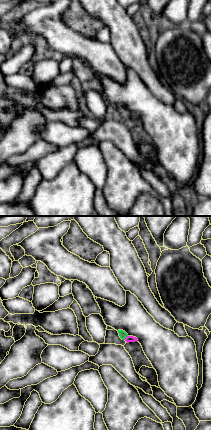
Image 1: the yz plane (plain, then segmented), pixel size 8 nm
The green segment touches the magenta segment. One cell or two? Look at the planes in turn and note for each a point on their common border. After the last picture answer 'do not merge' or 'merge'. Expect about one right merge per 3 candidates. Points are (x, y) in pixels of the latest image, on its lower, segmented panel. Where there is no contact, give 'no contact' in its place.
contact (126, 336)

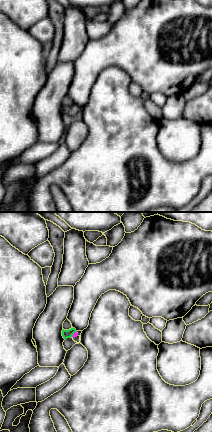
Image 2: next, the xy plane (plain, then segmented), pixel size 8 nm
contact (73, 333)

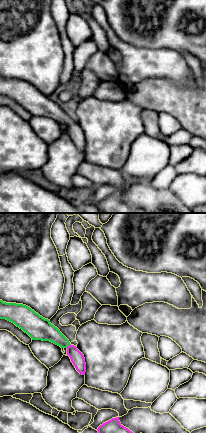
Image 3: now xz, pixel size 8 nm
contact (68, 345)

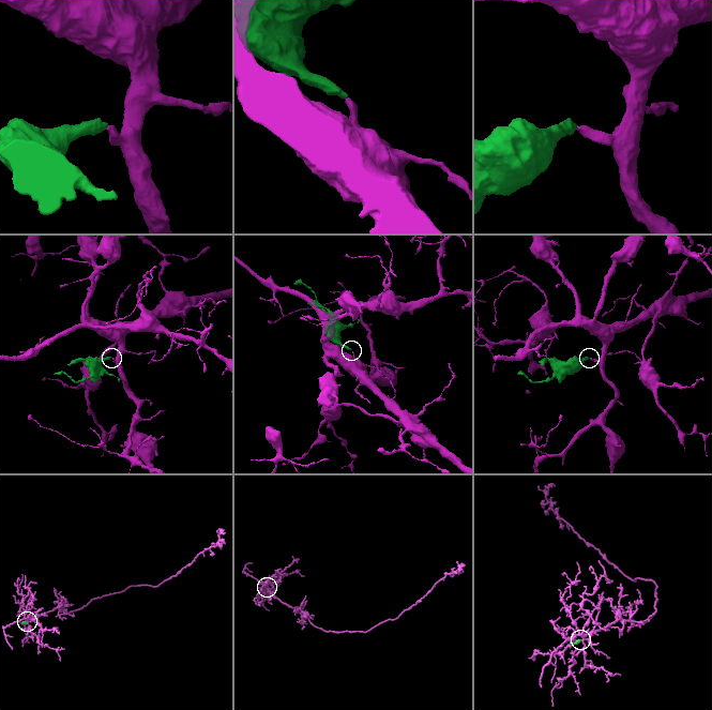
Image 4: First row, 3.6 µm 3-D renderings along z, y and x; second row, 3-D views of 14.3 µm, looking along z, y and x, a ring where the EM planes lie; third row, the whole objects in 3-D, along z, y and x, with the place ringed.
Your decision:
merge

